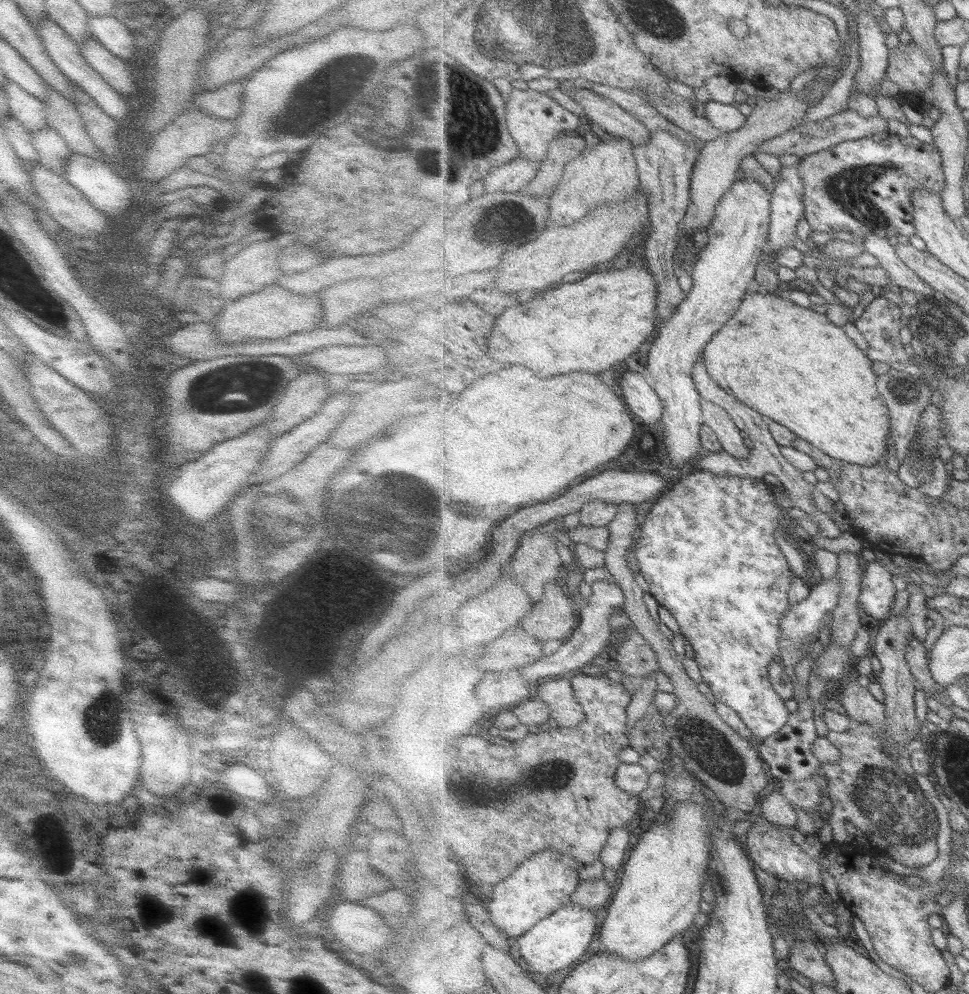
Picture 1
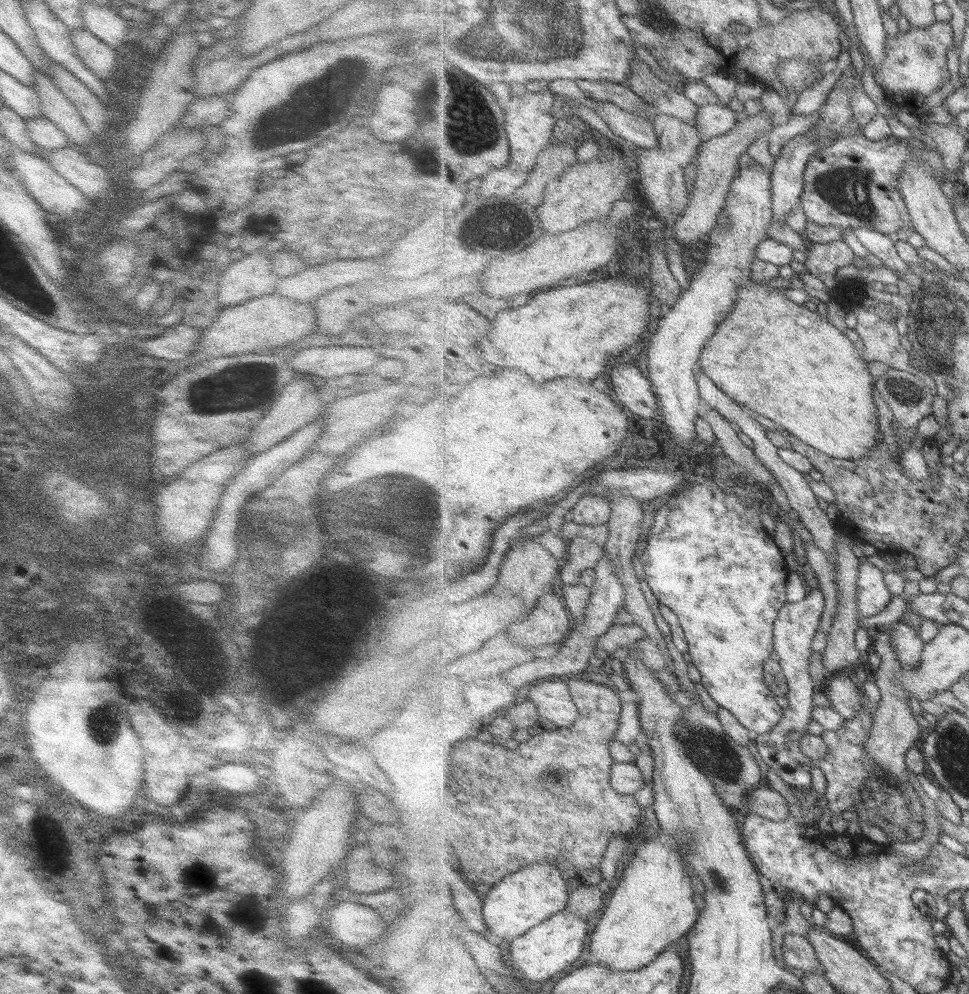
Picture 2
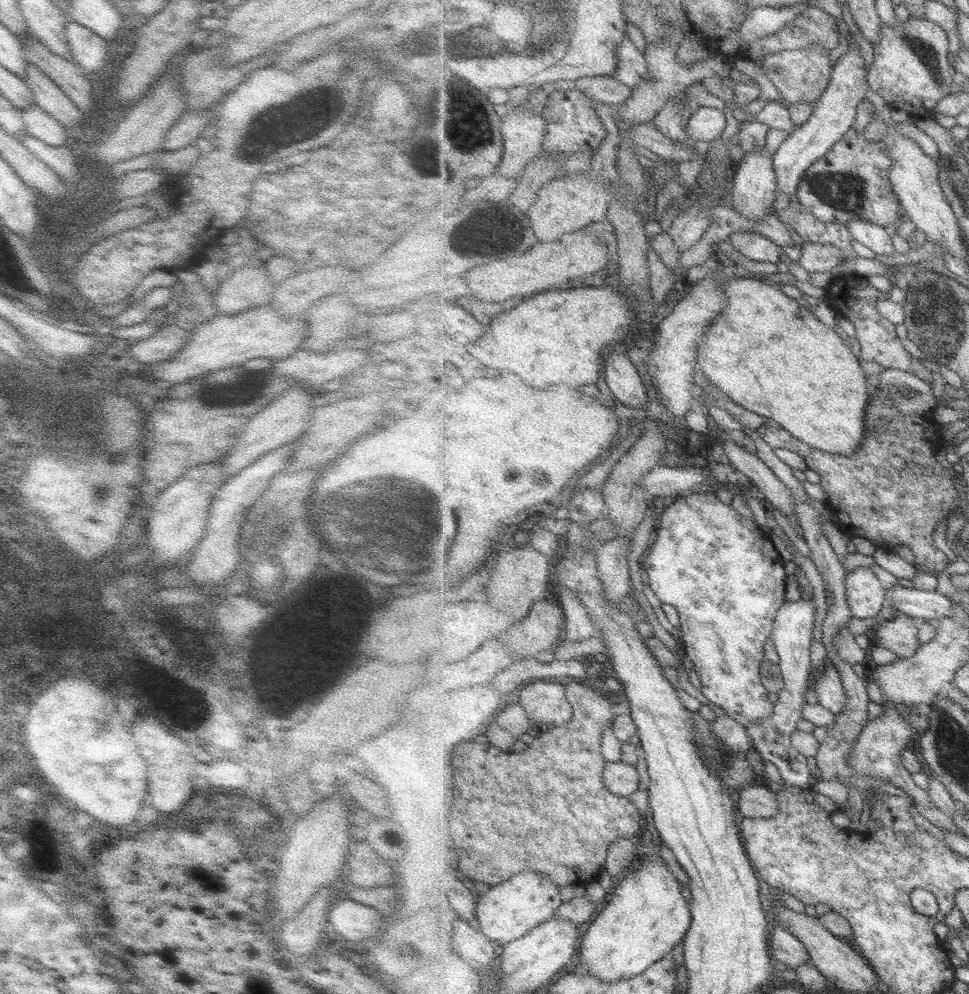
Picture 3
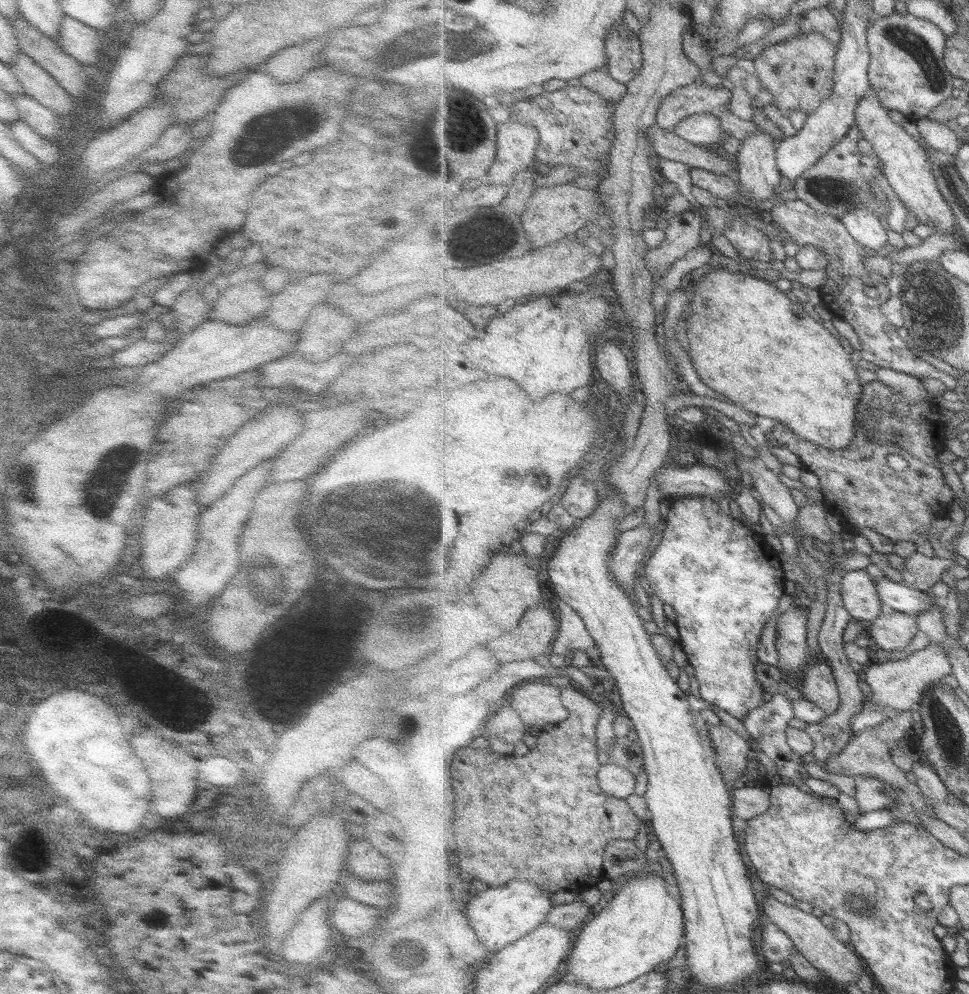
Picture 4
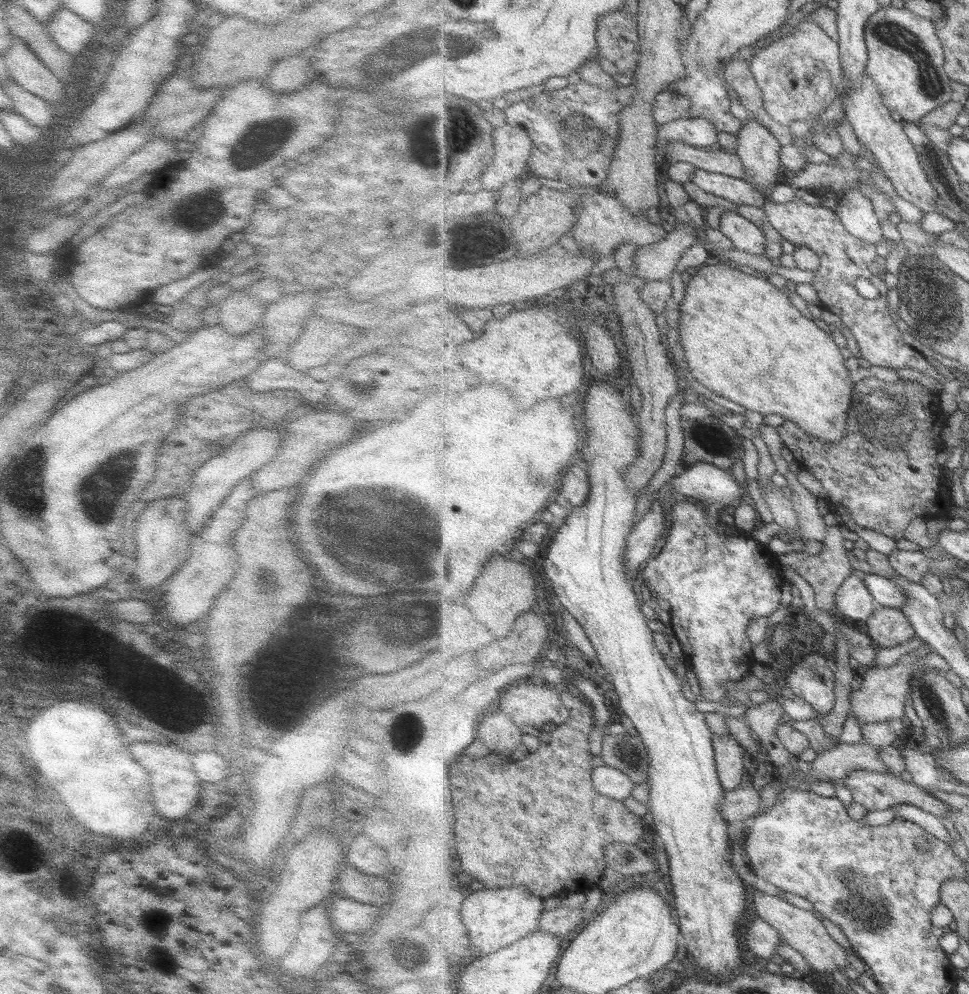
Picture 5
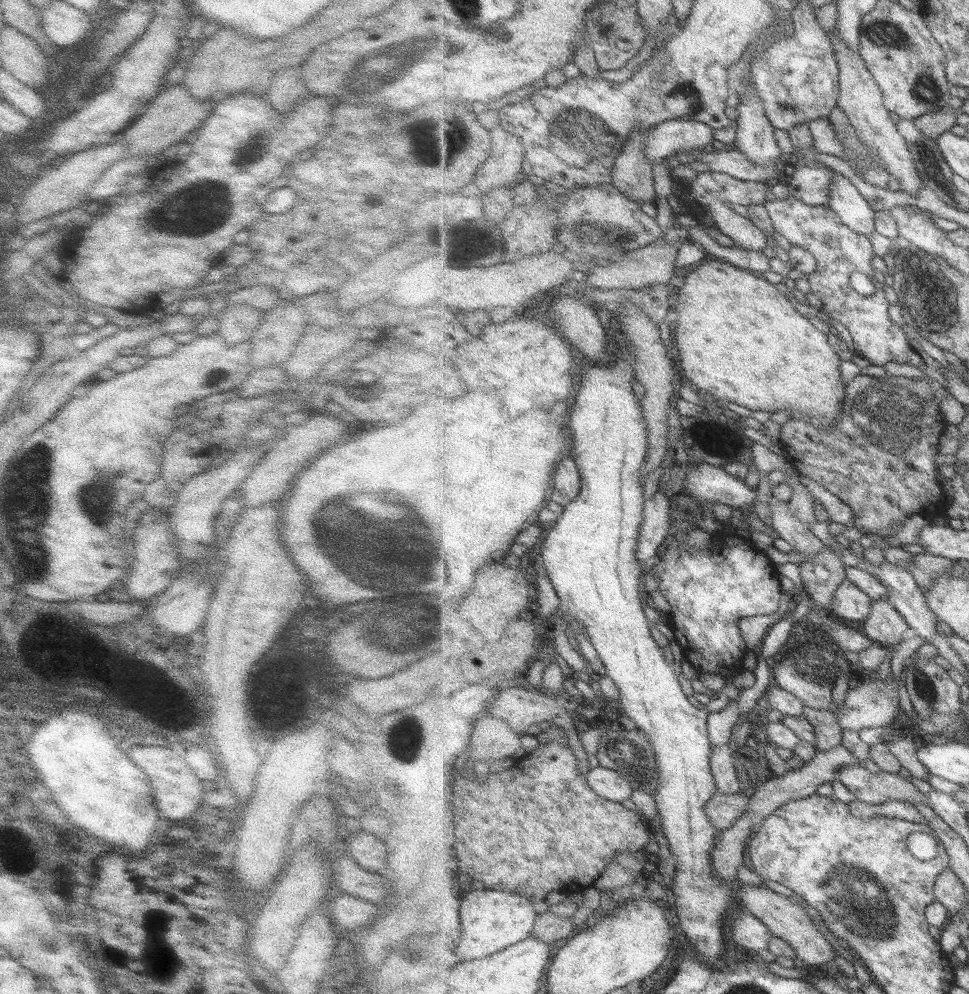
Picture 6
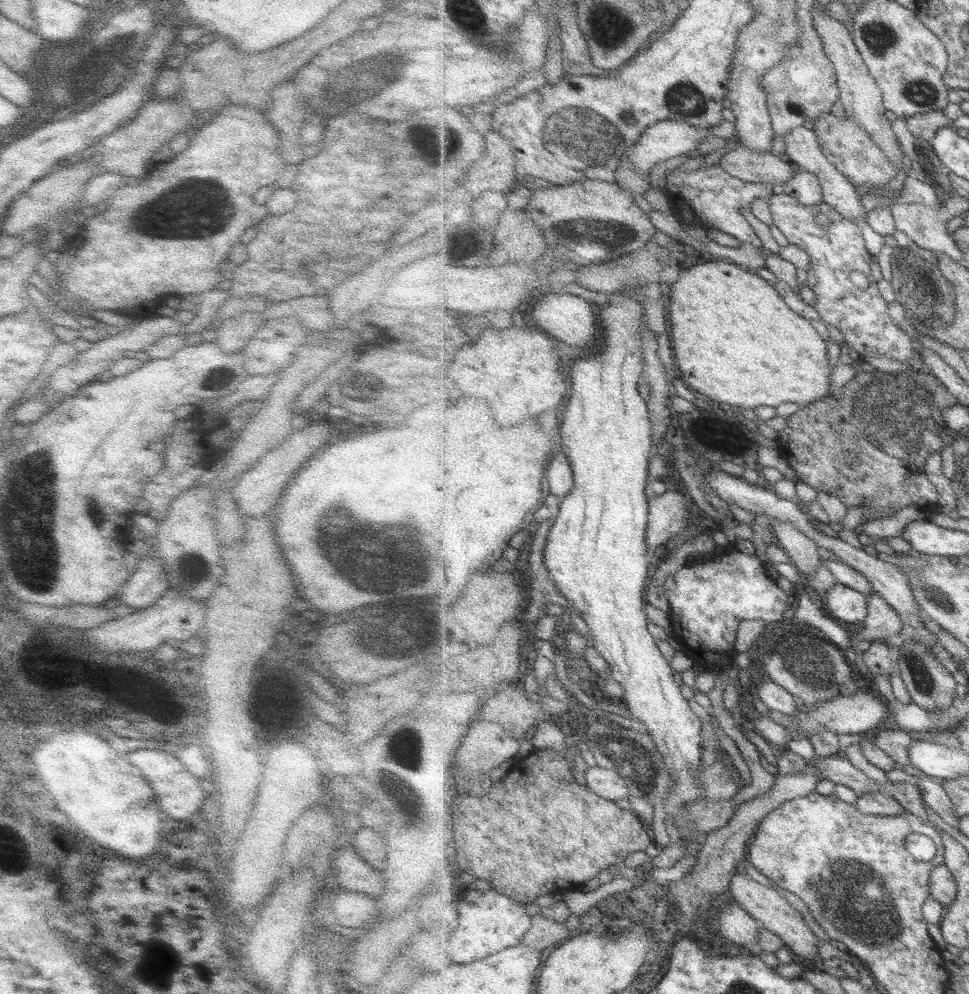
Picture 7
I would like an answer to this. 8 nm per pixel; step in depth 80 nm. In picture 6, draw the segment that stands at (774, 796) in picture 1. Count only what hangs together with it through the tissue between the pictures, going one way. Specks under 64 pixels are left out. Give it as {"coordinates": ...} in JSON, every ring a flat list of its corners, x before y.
{"coordinates":[[743,790,735,794,717,794,707,802,705,814,719,829,731,828,744,814,750,805,750,796]]}

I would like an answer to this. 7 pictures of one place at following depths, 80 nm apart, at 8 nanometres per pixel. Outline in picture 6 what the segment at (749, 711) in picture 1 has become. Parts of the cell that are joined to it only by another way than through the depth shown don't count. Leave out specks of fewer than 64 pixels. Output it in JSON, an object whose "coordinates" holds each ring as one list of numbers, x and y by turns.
{"coordinates":[[686,514,687,524,691,525,689,528,689,533,683,532,678,534,674,538,671,538,671,542,666,547,666,551,664,552,664,556,661,559,653,561,647,573,651,575,657,575,659,578,657,589,663,593,665,599,669,602,671,606,671,612,667,614,668,616,668,625,671,627,671,630,675,634,675,642,681,646,681,652,683,653,684,658,697,670,697,674,711,674,711,676,724,676,724,677,733,677,735,674,739,673,743,670,743,658,745,658,745,654,749,650,745,639,742,637,741,629,740,629,740,620,743,618,749,618,749,616,759,616,759,615,772,615,779,610,779,602,781,602,781,594,783,594,783,590,781,590,781,580,779,580,779,574,777,565,769,560,769,556,765,553,764,550,760,550,760,548,755,547,748,538,741,539,738,536,734,538,729,538,727,536,723,536,720,532,718,534,714,534,717,540,713,540,709,548,706,549,691,549,685,544,685,541,689,539,689,534,697,531,697,520,693,514]]}

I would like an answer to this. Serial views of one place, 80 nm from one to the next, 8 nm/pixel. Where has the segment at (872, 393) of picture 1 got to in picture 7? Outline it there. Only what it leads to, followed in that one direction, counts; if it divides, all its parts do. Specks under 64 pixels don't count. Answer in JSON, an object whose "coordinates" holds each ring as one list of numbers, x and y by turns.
{"coordinates":[[723,260,697,265,680,272,678,280,671,285,669,298,669,338,671,346,675,348,675,354,673,354,672,348,672,355,677,358,677,366,679,366,681,374,683,374,683,380,685,380,687,386,691,386,691,388,695,388,695,390,703,392,705,396,715,398,719,402,751,410,755,410,759,406,766,406,774,411,780,404,789,403,798,404,802,409,833,395,830,385,833,367,829,364,827,341,821,338,821,334,813,328,813,324,809,319,799,316,787,306,787,302,779,296,779,292,775,290,772,283,764,280,755,272]]}

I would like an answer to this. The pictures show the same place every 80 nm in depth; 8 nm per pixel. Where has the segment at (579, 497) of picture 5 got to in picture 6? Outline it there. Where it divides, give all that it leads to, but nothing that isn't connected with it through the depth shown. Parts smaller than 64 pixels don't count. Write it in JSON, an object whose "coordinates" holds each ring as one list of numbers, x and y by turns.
{"coordinates":[[565,456,557,465,553,478,553,494,551,498,561,506,571,504,581,493,581,475,572,456]]}

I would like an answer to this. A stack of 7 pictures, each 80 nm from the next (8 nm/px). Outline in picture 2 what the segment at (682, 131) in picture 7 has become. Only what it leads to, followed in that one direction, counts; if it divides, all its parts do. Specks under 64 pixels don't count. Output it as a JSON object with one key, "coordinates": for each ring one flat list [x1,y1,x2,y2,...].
{"coordinates":[[718,104,703,105,699,108,695,129,703,140,730,132,742,120,730,107]]}

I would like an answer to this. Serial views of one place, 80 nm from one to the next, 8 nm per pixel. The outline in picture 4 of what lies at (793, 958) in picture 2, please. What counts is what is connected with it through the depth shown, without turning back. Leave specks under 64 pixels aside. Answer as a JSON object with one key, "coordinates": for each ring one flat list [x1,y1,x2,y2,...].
{"coordinates":[[770,921,763,925,763,937,759,948,763,950,763,957,767,963,780,963,784,966,789,966,789,959,795,957,798,952,793,940]]}

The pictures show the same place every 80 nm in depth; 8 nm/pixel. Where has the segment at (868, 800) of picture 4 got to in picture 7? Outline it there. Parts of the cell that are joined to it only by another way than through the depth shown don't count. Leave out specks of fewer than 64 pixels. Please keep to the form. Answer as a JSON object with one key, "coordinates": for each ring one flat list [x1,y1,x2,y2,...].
{"coordinates":[[845,755,816,756,807,762,815,765,822,772,825,779,834,784,843,784,853,790,858,797,873,793,874,790,884,790,884,786,869,775,859,770]]}

